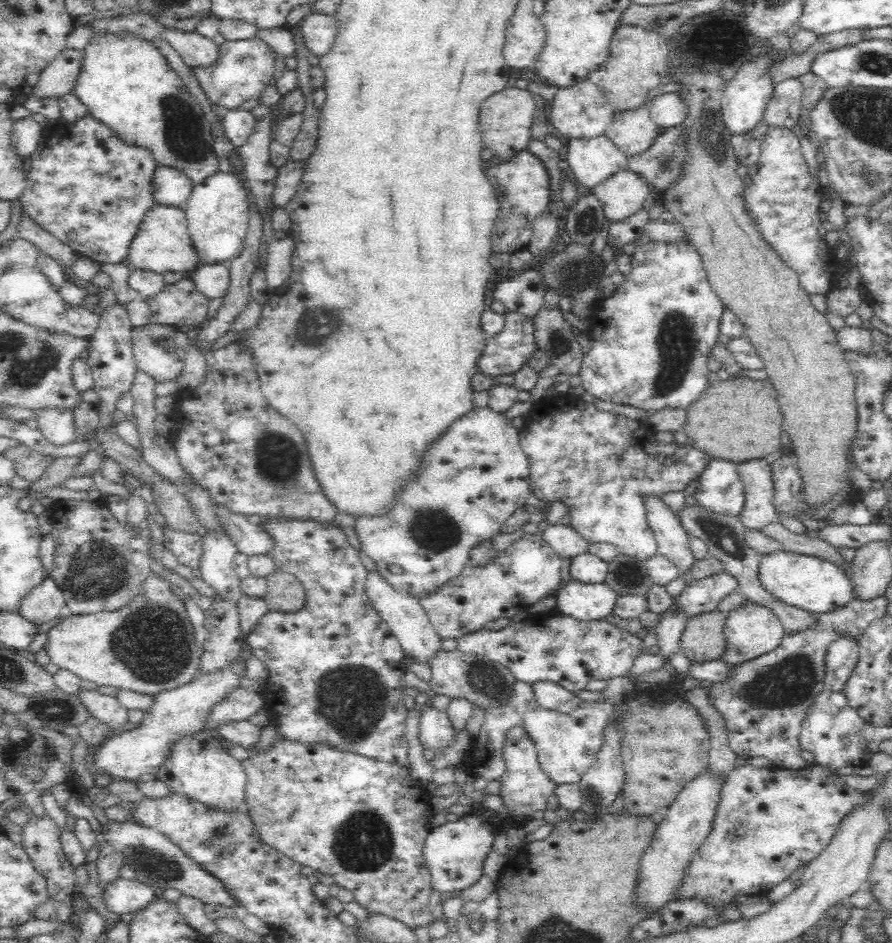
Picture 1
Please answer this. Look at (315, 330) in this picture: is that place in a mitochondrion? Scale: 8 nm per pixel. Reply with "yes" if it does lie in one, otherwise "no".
yes

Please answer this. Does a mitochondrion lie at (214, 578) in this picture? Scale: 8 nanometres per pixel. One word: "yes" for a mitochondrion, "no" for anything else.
no

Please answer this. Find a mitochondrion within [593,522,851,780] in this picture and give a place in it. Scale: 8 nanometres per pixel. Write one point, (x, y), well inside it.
(789, 682)

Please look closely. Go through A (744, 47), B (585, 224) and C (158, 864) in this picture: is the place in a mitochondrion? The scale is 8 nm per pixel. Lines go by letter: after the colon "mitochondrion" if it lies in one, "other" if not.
A: other
B: mitochondrion
C: mitochondrion

